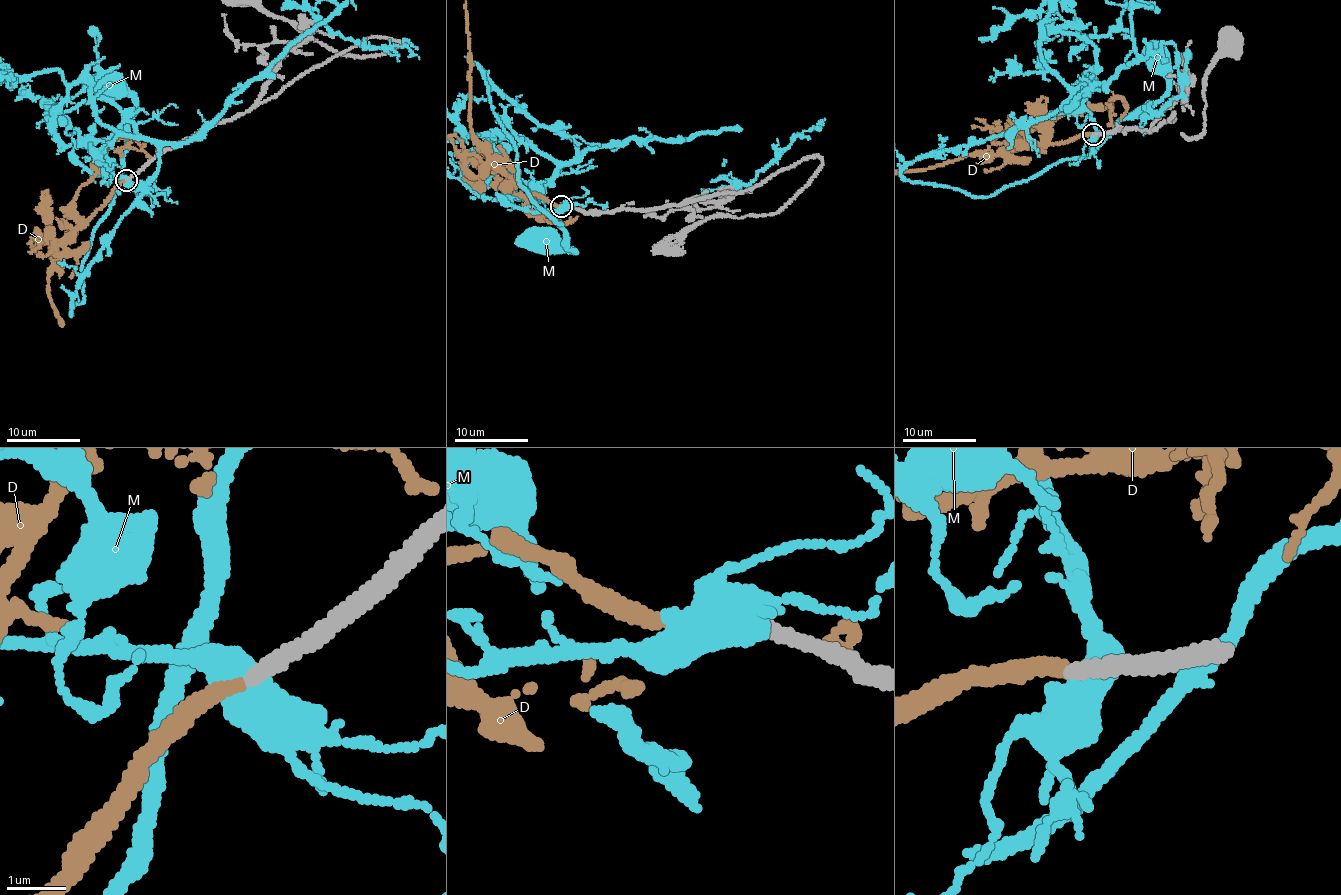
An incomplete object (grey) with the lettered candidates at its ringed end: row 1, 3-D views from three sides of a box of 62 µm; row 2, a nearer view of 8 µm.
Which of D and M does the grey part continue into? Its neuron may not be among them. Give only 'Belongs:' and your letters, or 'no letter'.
Belongs: D

